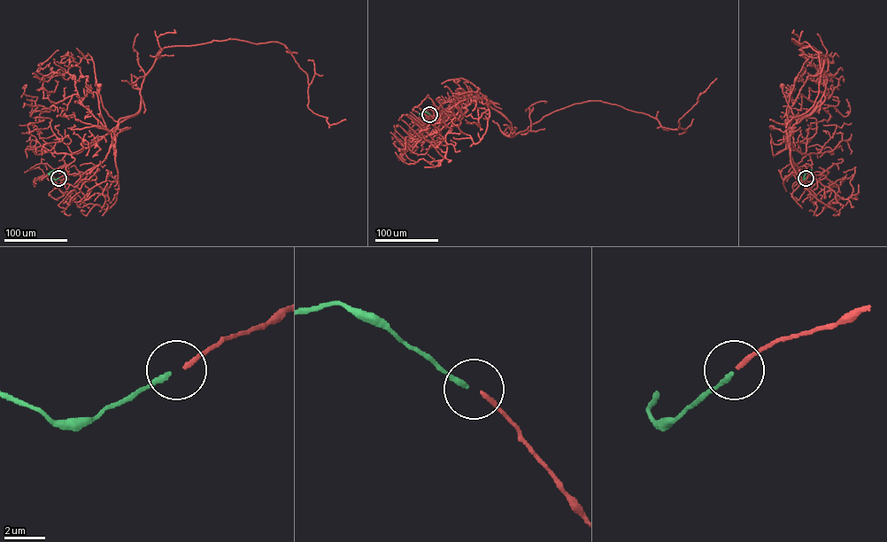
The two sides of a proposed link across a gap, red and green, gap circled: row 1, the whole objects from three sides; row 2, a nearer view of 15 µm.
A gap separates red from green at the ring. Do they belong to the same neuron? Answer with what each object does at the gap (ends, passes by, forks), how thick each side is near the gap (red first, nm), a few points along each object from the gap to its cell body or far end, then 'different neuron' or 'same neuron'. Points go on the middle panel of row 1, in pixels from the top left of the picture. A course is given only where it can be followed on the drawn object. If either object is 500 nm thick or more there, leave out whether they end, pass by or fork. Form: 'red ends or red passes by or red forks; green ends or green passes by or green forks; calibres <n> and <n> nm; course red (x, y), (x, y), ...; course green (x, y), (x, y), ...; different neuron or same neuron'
red ends; green ends; calibres 220 and 280 nm; course red (429, 114), (436, 121), (443, 122), (477, 99), (485, 98), (489, 104), (475, 100), (470, 90); course green (429, 114), (425, 112), (419, 114), (426, 120); same neuron

